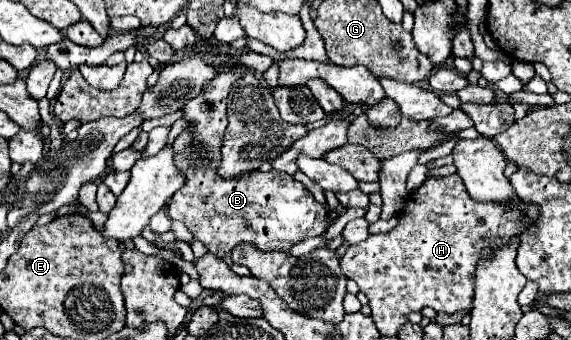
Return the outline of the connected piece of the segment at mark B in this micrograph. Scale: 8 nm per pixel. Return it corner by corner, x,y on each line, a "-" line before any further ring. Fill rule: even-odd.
223,72
219,76
215,76
213,80
209,80
201,94
195,96
193,100
189,100
183,106
183,118
189,122
187,128
183,128
183,132
175,138
173,142
173,152
175,156
185,156
189,164
189,168
181,170
185,176
185,186
179,188
171,202
167,204
167,214
173,220
181,220
185,222
185,226
189,228
189,232
193,234
195,240
201,240
205,244
205,248
215,254
217,258
225,258
225,254
231,252
231,248
235,248
235,244
253,244
265,252
269,250
289,250
293,244
305,240
305,238
313,238
319,236
327,230
329,224
329,210
315,202
315,198
311,196
309,190
303,188
303,184
299,184
293,176
289,174
281,174
277,170
269,170
269,172
259,172
259,170
251,170
251,172
243,172
239,178
227,180
221,178
217,168
221,164
221,140
223,140
223,132
227,128
227,94
231,84
239,78
237,72

